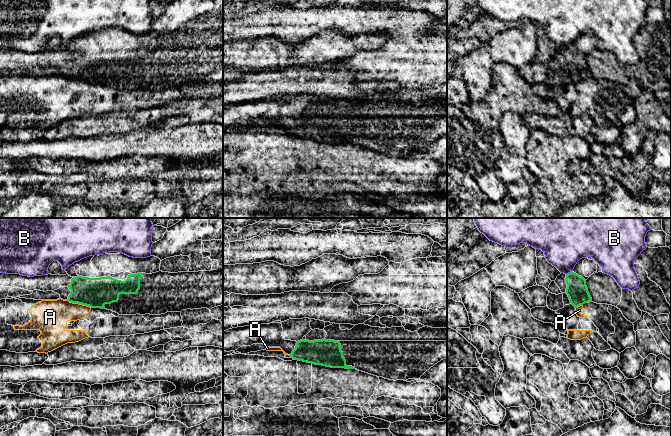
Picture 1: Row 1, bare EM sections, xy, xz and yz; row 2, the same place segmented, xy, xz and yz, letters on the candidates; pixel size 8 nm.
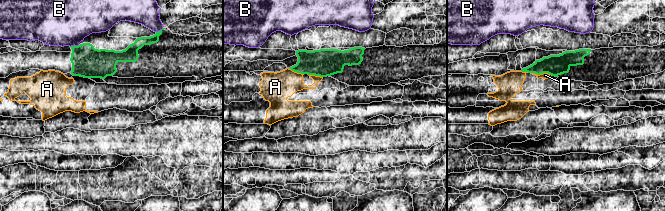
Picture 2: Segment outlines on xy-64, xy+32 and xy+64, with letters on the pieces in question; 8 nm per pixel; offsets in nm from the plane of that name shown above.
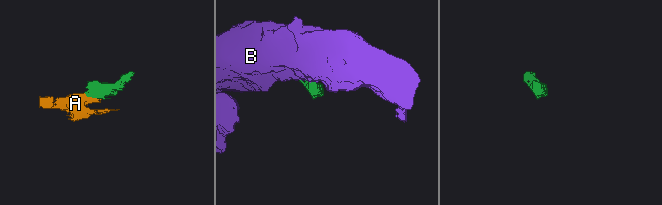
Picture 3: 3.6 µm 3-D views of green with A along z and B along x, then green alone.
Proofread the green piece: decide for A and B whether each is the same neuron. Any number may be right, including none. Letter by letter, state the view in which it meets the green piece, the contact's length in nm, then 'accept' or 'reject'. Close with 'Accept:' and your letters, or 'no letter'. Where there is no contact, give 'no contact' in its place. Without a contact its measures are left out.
A: contact in xy; length 200 nm; reject
B: contact in yz; length 50 nm; reject
Accept: no letter

